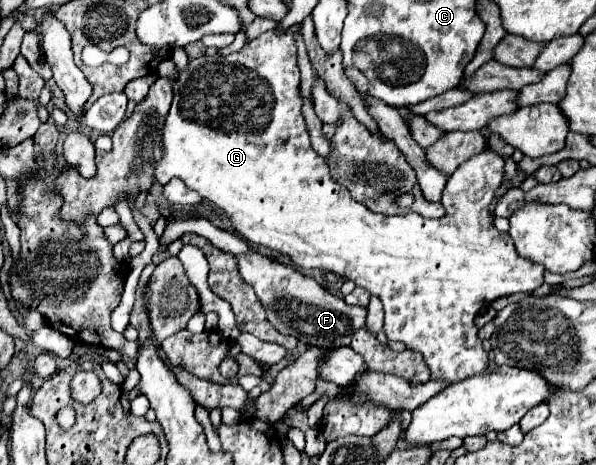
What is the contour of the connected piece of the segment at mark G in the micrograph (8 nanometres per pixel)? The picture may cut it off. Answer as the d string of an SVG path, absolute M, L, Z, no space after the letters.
M269 30L257 38L253 38L241 52L237 54L229 54L229 56L199 56L195 60L191 60L189 68L179 72L179 80L173 84L173 104L169 110L169 116L165 120L165 128L163 128L163 148L165 148L165 156L163 160L157 164L155 170L155 178L161 184L167 184L173 176L181 178L191 190L199 192L201 198L213 202L217 208L221 208L233 222L233 228L245 236L249 242L253 242L255 246L265 246L271 250L277 250L281 254L287 254L297 266L301 268L317 268L323 272L333 272L339 274L341 278L349 278L353 280L357 286L365 288L367 292L371 292L373 296L377 296L383 302L383 310L385 310L385 334L389 340L399 340L403 342L409 350L417 350L423 354L425 364L429 366L431 372L431 380L445 380L447 384L465 380L477 372L483 372L489 364L489 354L483 350L481 338L477 334L477 326L475 326L475 316L479 310L487 308L493 300L507 296L507 294L517 294L517 292L533 292L535 288L539 288L543 284L543 266L533 264L529 260L523 260L515 246L513 240L507 232L499 232L493 226L493 218L489 216L489 206L491 200L497 192L497 188L501 186L503 180L503 158L497 156L491 150L483 150L481 154L469 158L445 184L443 188L443 196L441 196L441 204L445 208L445 216L439 220L429 220L423 218L419 214L403 214L403 216L383 216L383 214L375 214L369 212L369 208L365 208L363 204L357 204L351 200L349 190L345 186L341 186L339 182L335 182L329 176L329 166L327 162L311 148L311 140L309 140L309 132L305 128L305 120L303 120L303 98L299 94L299 66L297 66L297 48L295 48L295 40L289 32L277 32L277 30Z

